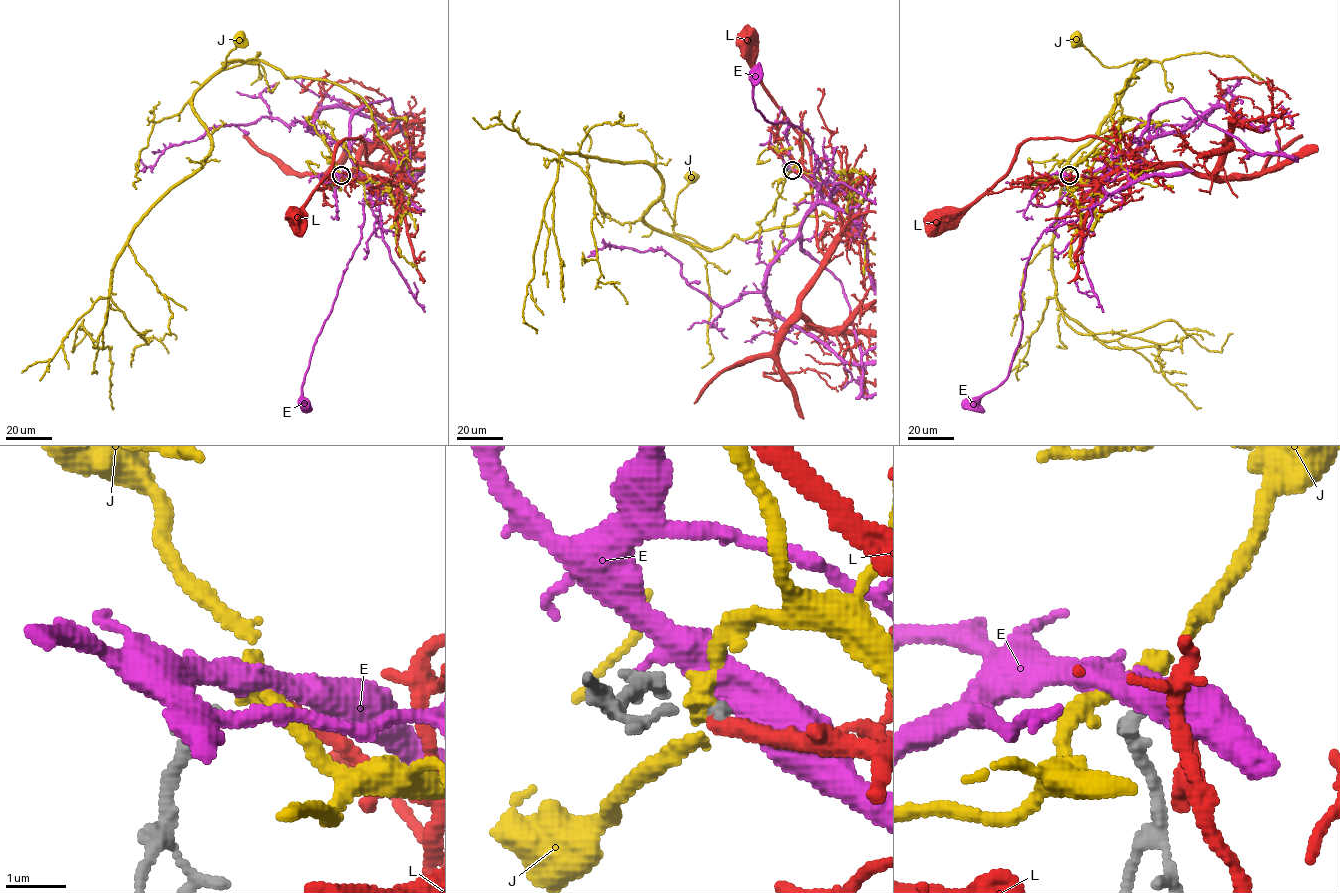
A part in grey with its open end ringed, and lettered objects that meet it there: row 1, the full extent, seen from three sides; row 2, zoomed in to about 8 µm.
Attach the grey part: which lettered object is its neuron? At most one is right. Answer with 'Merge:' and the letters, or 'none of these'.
Merge: none of these

